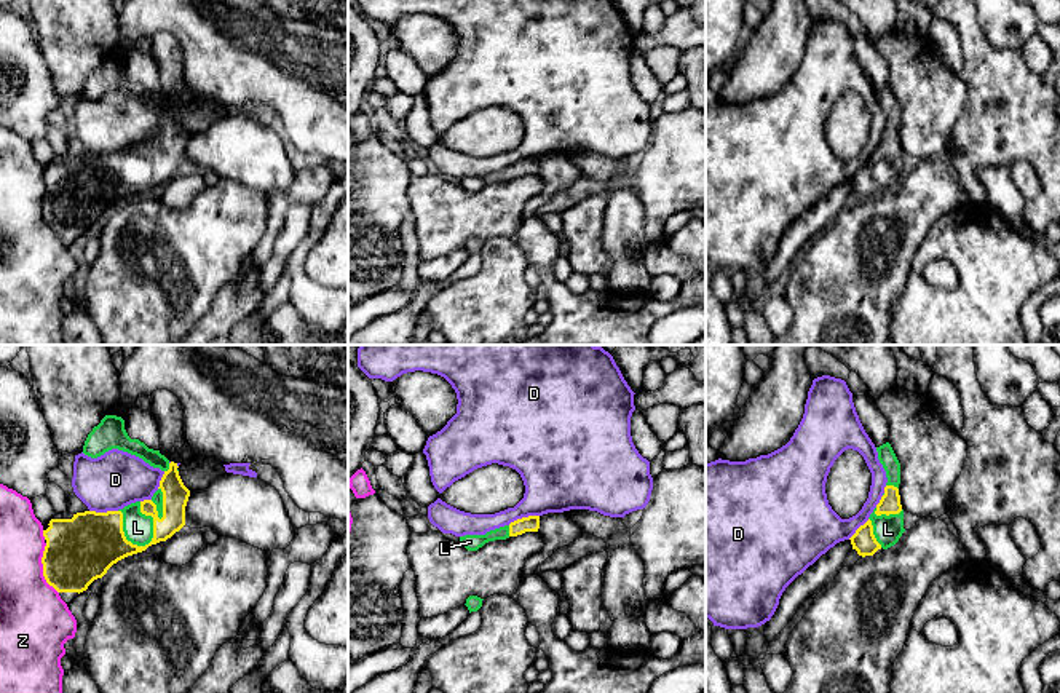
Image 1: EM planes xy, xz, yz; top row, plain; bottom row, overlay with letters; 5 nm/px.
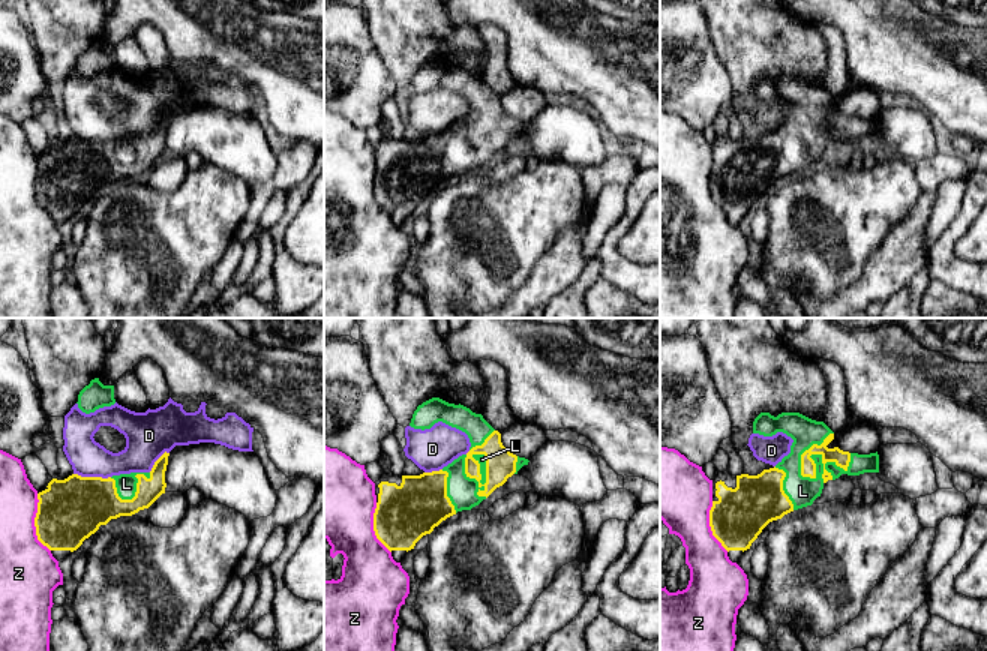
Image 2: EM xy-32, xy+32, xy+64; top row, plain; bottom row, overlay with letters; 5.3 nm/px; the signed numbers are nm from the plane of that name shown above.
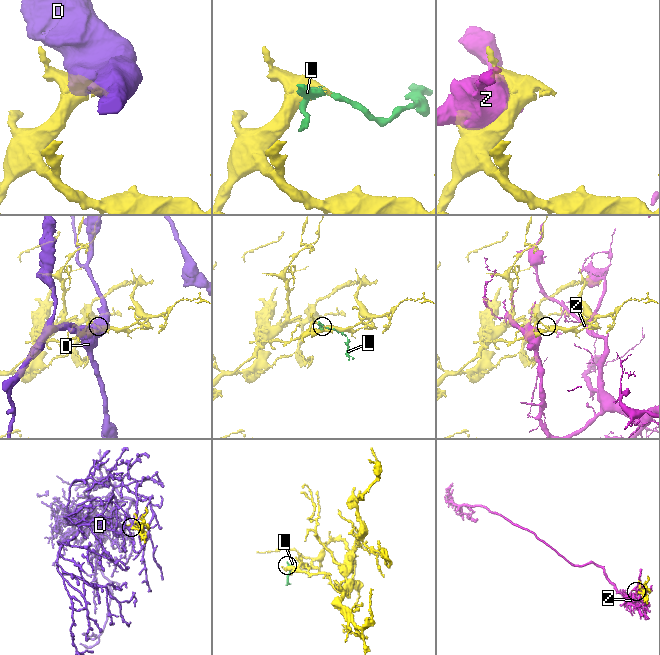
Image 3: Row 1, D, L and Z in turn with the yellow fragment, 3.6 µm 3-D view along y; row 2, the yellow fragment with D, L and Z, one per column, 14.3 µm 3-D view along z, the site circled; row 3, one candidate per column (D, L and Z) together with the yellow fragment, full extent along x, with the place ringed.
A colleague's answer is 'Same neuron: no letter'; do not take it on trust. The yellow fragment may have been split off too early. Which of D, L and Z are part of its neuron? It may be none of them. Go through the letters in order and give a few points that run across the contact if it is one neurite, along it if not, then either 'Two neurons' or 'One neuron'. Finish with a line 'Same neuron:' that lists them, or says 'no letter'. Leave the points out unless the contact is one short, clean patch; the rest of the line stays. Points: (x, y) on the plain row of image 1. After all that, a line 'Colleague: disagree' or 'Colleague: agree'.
D: Two neurons
L: One neuron
Z: Two neurons
Same neuron: L
Colleague: disagree

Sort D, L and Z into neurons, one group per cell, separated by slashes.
D / L / Z

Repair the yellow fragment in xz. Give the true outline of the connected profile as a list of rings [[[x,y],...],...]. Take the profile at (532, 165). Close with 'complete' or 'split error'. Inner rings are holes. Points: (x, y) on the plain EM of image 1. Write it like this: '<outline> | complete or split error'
[[[528,158],[528,160],[517,161],[517,163],[511,164],[509,168],[490,172],[485,177],[460,179],[460,185],[468,193],[477,193],[488,184],[506,182],[509,179],[517,179],[525,174],[538,174],[538,171],[540,171],[540,158]]] | split error

